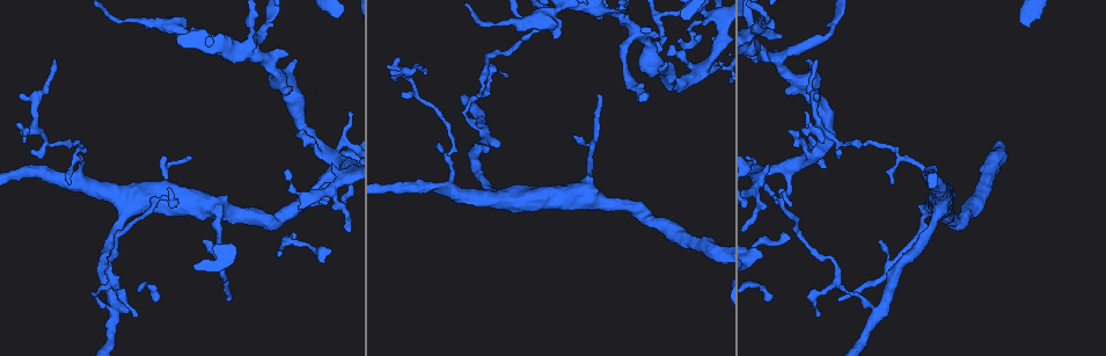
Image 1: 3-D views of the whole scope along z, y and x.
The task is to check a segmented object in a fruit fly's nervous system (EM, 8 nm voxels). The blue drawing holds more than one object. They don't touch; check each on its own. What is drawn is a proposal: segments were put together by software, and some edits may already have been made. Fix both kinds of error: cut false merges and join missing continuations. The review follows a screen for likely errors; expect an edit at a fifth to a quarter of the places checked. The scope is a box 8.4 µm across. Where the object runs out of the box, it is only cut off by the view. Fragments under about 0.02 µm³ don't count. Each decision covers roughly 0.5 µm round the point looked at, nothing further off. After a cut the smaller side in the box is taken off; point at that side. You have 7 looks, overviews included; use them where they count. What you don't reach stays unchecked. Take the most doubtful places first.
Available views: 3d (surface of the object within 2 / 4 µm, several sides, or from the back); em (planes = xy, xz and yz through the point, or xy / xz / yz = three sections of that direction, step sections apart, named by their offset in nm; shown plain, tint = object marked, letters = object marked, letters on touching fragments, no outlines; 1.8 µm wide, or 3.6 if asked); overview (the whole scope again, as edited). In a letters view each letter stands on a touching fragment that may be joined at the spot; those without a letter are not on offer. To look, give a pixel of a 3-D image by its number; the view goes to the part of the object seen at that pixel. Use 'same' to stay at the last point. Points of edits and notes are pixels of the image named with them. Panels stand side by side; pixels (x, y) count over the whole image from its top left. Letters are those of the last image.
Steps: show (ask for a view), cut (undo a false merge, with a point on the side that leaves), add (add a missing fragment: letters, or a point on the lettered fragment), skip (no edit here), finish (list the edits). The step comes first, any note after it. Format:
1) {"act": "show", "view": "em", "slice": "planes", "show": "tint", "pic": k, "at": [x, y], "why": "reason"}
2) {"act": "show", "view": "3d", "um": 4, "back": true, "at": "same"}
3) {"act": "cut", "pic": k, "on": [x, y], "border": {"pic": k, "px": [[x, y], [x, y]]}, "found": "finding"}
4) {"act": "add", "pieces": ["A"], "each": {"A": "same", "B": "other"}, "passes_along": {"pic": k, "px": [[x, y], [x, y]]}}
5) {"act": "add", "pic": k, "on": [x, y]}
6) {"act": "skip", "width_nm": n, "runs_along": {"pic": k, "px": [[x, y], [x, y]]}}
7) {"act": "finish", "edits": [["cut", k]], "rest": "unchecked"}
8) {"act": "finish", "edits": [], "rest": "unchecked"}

{"act": "show", "view": "em", "slice": "xz", "step": 8, "show": "letters", "pic": 1, "at": [308, 190], "why": "an open end"}

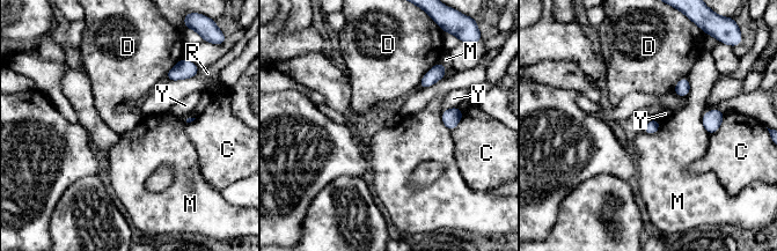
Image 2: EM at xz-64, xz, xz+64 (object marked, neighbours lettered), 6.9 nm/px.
{"act": "skip", "each": {"C": "other", "D": "other", "M": "other", "R": "other", "Y": "other"}, "border": {"pic": 2, "px": [[438, 63], [423, 76], [417, 86]]}, "found": "no lettered fragment goes on from it"}

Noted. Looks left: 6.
{"act": "show", "view": "3d", "um": 4, "back": true, "pic": 1, "at": [817, 59], "why": "tapers out"}

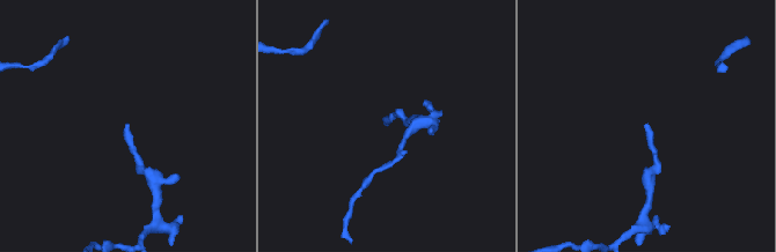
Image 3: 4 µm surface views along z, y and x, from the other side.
{"act": "show", "view": "em", "slice": "planes", "show": "plain", "pic": 3, "at": [127, 126]}

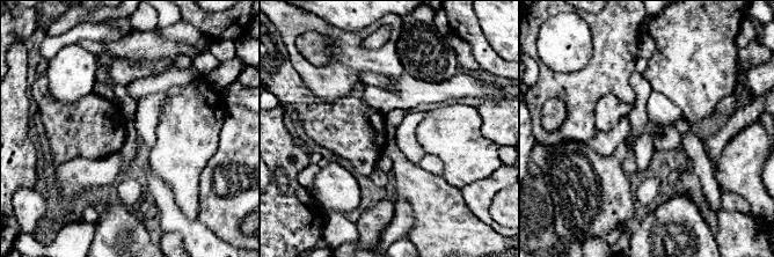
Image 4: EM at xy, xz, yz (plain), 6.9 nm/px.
{"act": "show", "view": "em", "slice": "planes", "show": "letters", "at": "same", "why": "see the neighbours"}

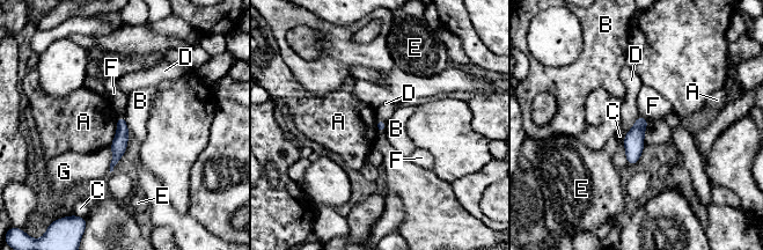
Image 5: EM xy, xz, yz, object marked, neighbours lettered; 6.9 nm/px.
{"act": "skip", "each": {"A": "other", "B": "other", "C": "other", "D": "other", "E": "other", "F": "other", "G": "other"}, "found": "none of them fits"}

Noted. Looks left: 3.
{"act": "show", "view": "3d", "um": 2, "pic": 1, "at": [555, 38], "why": "free end"}

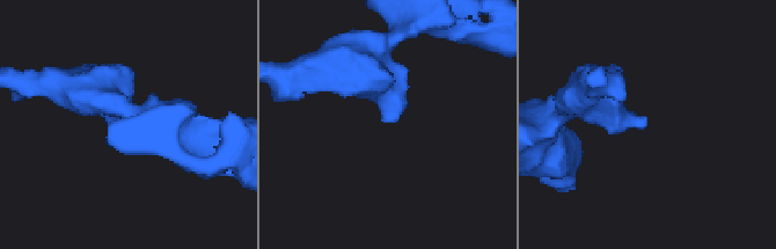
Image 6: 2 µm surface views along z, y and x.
{"act": "show", "view": "em", "slice": "planes", "show": "tint", "pic": 6, "at": [392, 121], "why": "need the tissue"}

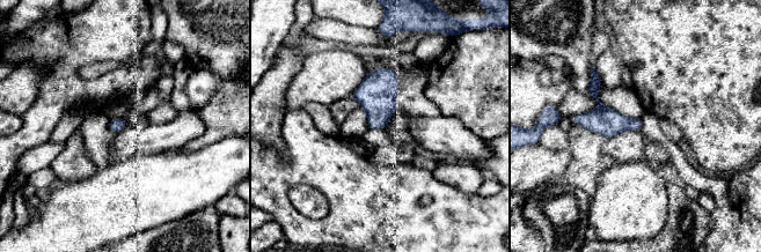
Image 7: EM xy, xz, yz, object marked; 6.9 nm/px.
{"act": "show", "view": "em", "slice": "planes", "show": "letters", "at": "same", "why": "see the neighbours"}

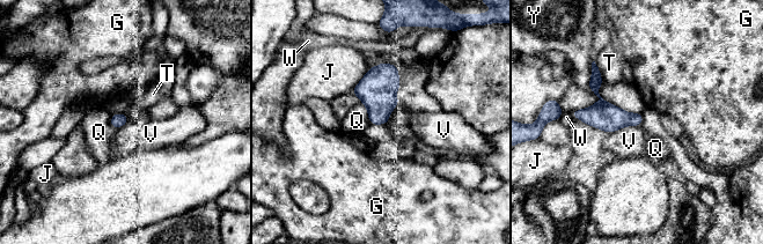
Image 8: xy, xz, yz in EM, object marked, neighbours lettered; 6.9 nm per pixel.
{"act": "skip", "each": {"G": "other", "J": "other", "Q": "other", "T": "other", "V": "other", "W": "other", "Y": "other"}, "border": {"pic": 8, "px": [[640, 125], [624, 125], [608, 133]]}, "found": "none of them fits"}

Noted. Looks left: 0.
{"act": "finish", "edits": [], "rest": "unchecked"}

